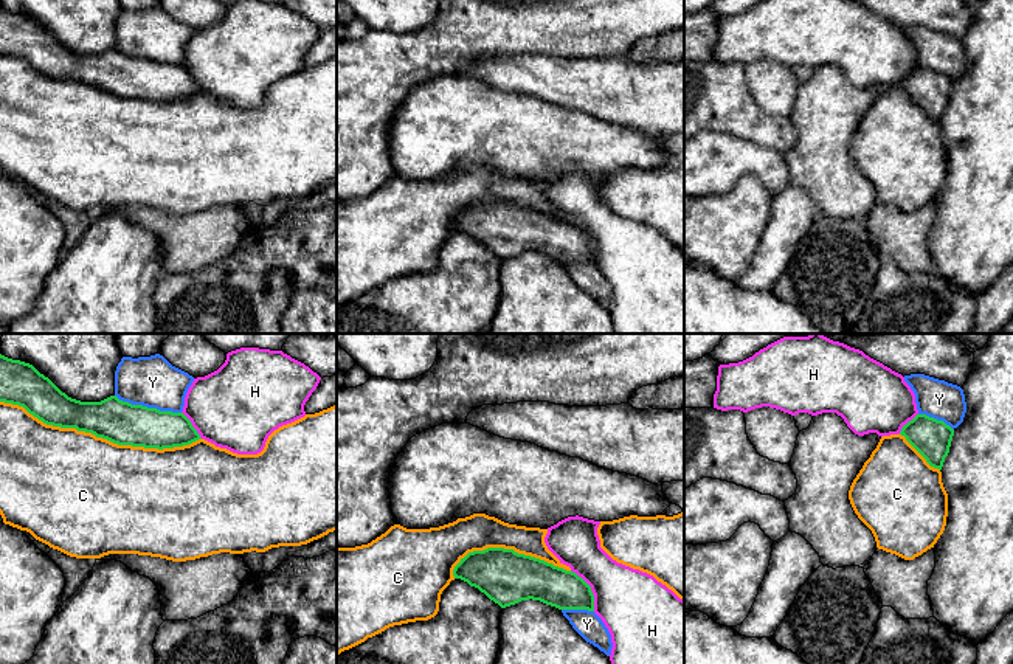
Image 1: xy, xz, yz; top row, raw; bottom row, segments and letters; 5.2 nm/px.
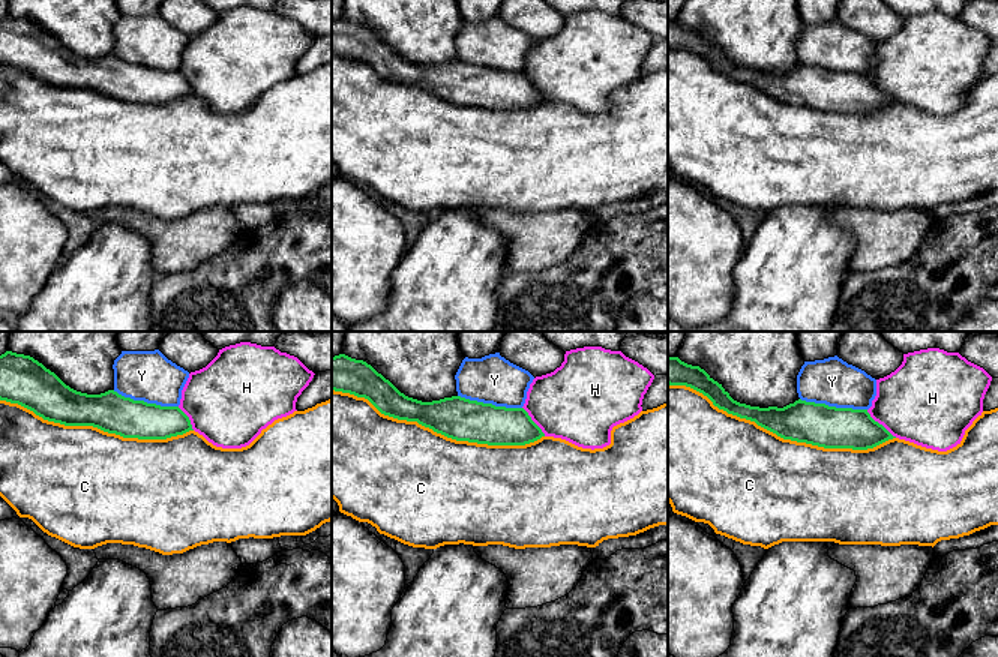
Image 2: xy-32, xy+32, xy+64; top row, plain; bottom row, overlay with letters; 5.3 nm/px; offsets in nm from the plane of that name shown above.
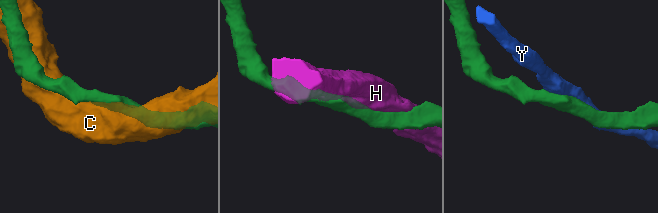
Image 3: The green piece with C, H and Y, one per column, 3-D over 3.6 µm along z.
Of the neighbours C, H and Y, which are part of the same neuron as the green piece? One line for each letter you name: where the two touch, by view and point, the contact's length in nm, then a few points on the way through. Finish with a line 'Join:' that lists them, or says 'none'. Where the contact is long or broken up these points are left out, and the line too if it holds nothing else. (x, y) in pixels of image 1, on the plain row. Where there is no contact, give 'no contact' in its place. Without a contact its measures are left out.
C: meets green in xy at (101, 89); contact 1050 nm long
Join: C

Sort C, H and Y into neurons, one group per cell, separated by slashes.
C / H / Y

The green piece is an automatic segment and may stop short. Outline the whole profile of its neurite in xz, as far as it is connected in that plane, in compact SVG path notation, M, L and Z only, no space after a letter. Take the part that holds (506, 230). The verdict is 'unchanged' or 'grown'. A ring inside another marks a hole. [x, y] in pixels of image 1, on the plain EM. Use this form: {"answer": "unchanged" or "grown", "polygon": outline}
{"answer": "grown", "polygon": "M473 166L430 182L394 177L368 197L337 200L337 309L389 279L434 270L442 244L455 231L478 240L501 261L532 251L558 262L594 264L591 239L548 202L546 186L548 182L509 177L486 166Z"}

